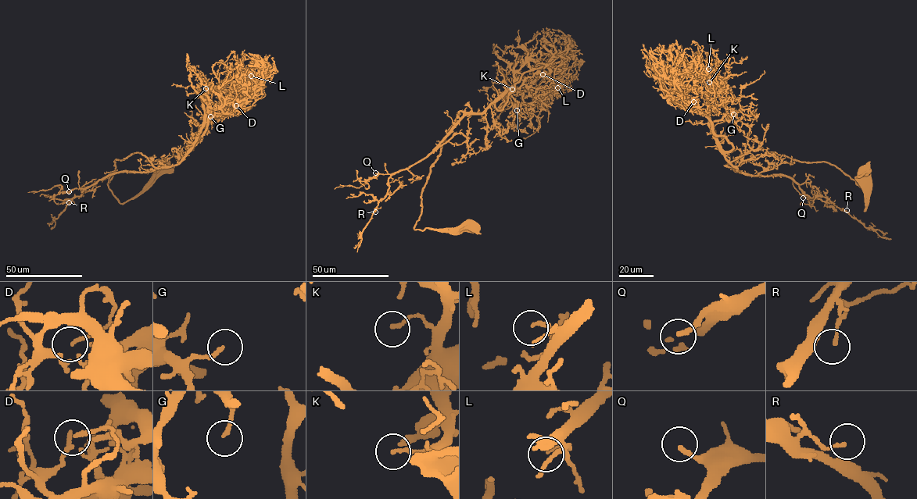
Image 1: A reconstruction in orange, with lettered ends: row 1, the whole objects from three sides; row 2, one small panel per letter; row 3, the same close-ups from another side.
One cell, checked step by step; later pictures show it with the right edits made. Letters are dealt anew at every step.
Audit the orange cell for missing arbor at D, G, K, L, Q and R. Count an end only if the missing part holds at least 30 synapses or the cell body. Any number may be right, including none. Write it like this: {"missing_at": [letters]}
{"missing_at": ["Q"]}

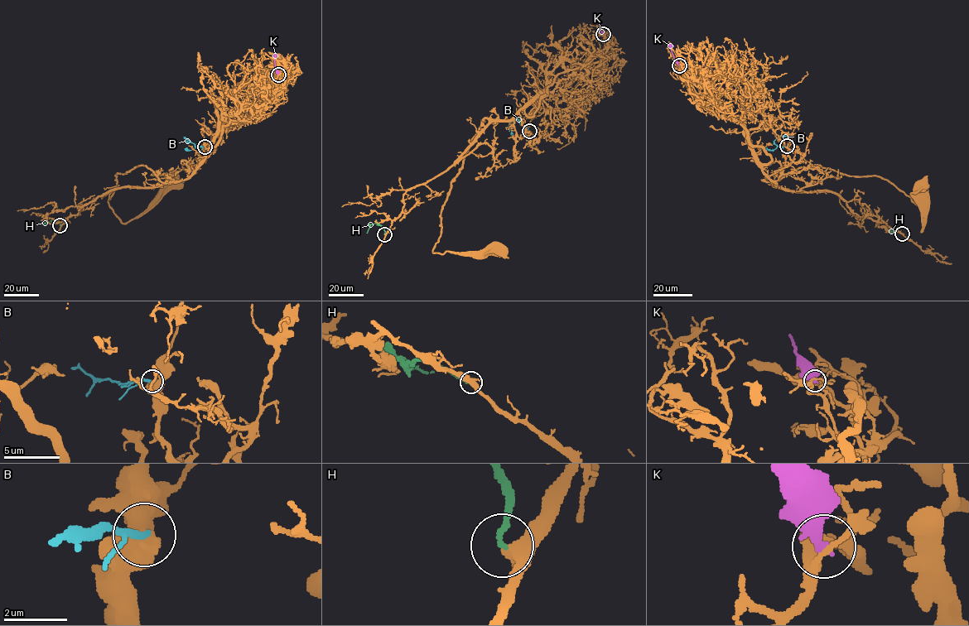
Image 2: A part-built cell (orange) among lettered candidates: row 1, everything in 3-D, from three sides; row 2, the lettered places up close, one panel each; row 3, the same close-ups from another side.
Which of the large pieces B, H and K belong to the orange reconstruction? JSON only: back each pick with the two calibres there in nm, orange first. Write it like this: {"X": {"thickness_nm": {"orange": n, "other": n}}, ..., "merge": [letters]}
{"merge": []}

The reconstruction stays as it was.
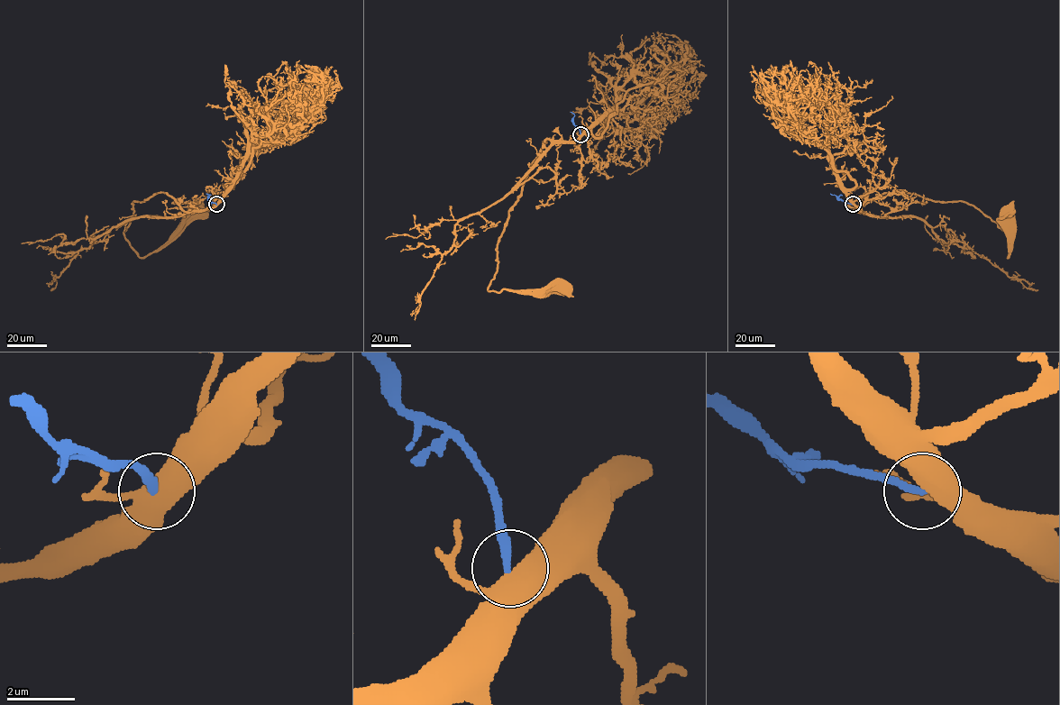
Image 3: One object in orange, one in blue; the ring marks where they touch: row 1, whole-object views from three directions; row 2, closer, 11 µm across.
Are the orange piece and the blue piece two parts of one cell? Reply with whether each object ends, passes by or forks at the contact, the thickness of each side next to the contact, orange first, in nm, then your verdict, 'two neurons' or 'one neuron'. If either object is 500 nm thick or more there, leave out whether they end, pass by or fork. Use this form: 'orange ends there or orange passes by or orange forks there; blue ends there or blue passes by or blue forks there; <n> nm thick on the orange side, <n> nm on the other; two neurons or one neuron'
orange forks there; blue ends there; 420 nm thick on the orange side, 220 nm on the other; one neuron

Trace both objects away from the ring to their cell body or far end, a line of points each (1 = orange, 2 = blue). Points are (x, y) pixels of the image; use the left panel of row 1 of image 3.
1: (216, 204), (184, 212), (168, 193), (157, 193), (133, 202), (124, 238), (145, 257), (198, 213)
2: (216, 204), (205, 193)

